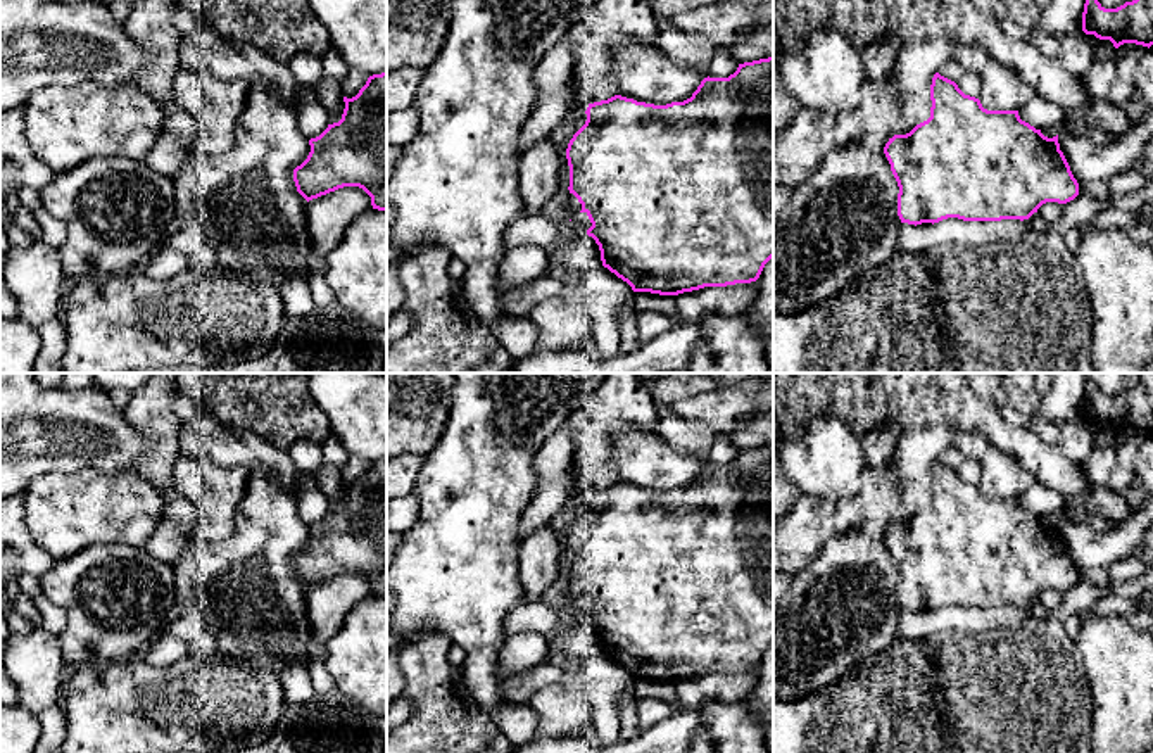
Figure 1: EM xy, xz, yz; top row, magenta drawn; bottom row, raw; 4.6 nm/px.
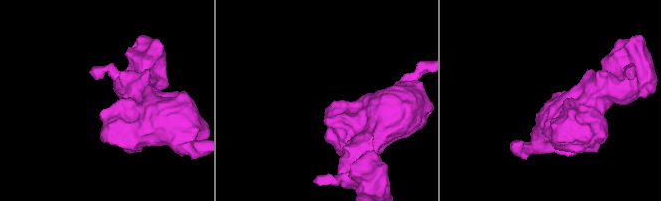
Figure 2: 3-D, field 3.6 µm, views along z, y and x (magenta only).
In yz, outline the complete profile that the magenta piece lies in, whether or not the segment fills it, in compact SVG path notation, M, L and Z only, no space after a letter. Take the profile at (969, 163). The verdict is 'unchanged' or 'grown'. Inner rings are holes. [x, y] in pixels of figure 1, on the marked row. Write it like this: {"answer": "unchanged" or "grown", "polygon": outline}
{"answer": "unchanged", "polygon": "M939 73L934 74L932 85L930 85L930 117L920 124L917 124L910 133L906 135L894 135L889 138L889 142L884 147L884 154L891 164L891 171L898 181L899 193L898 193L898 216L901 223L908 225L922 225L922 223L939 223L948 218L958 218L963 221L1001 221L1001 219L1029 219L1037 209L1046 202L1058 202L1067 204L1074 200L1079 195L1079 183L1074 178L1070 166L1060 150L1058 135L1053 138L1048 138L1041 133L1041 130L1036 130L1029 123L1022 121L1018 116L1018 111L987 111L982 107L980 100L970 95L965 95L958 85Z"}

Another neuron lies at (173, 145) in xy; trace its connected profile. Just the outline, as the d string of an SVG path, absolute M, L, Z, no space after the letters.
M174 104L173 109L166 112L161 135L147 154L145 162L167 178L174 178L181 173L190 155L195 133L197 124L193 116L180 104Z

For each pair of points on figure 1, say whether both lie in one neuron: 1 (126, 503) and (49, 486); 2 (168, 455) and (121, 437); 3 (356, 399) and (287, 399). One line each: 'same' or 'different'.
1: same
2: different
3: different

